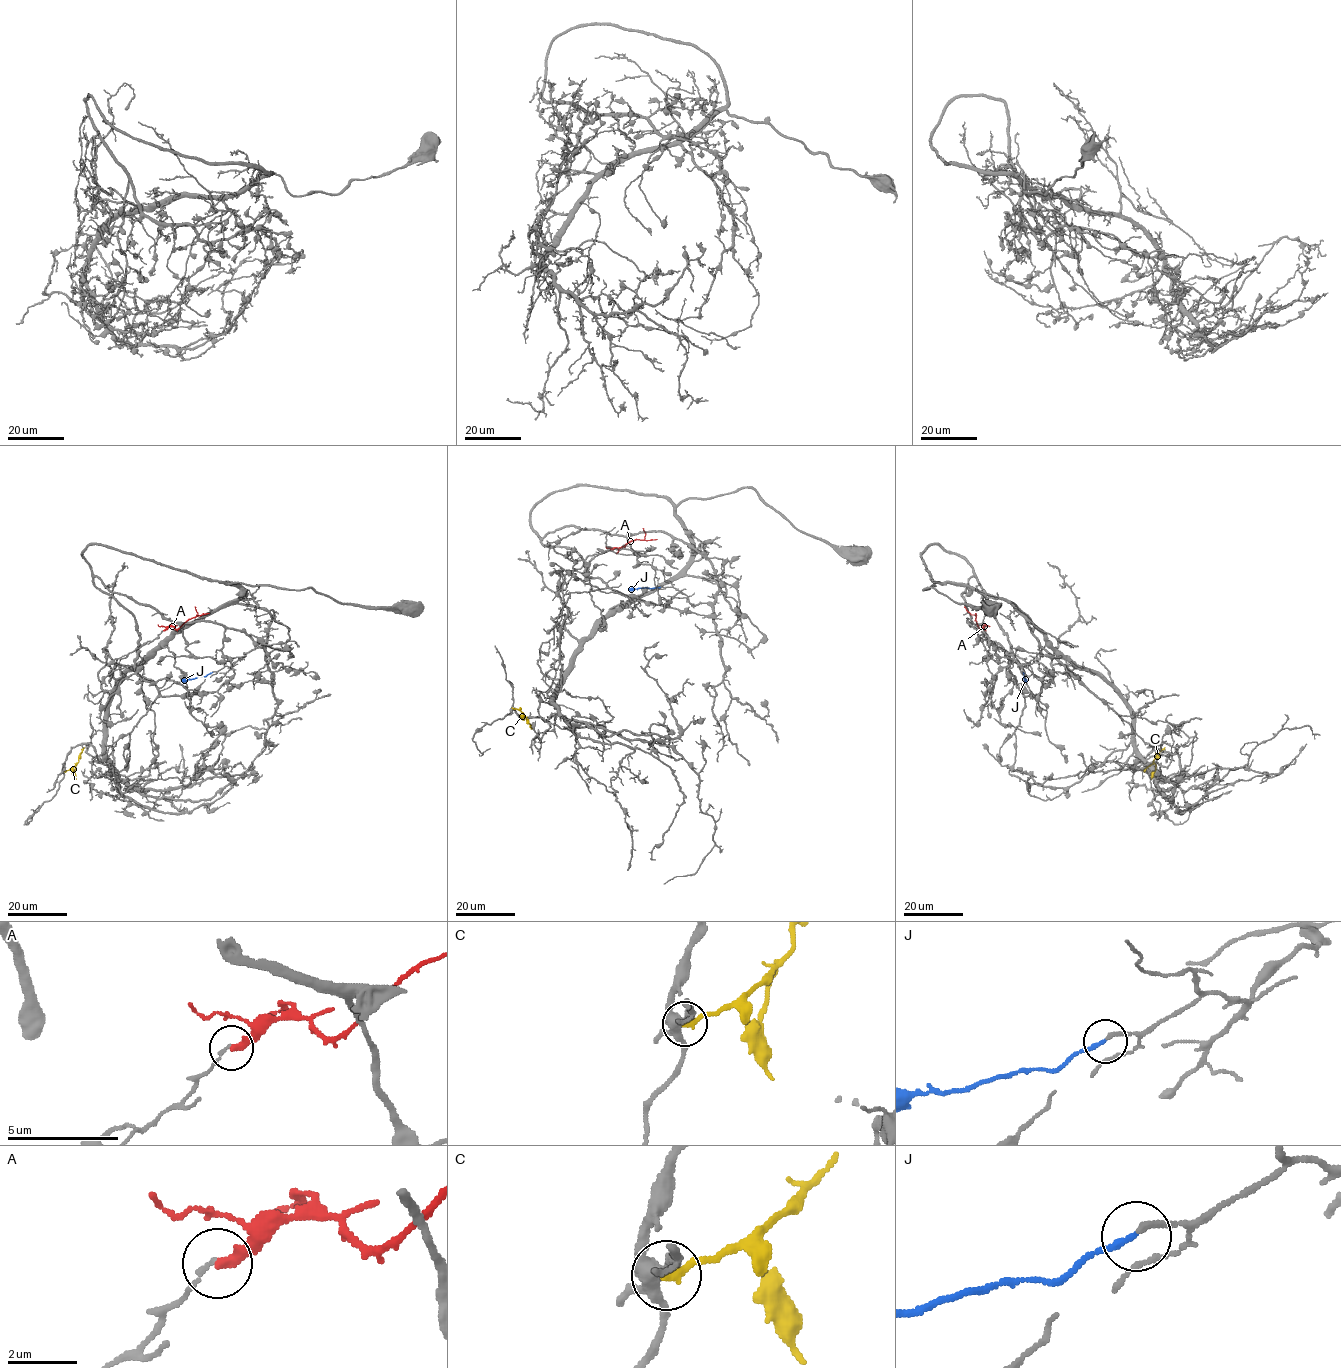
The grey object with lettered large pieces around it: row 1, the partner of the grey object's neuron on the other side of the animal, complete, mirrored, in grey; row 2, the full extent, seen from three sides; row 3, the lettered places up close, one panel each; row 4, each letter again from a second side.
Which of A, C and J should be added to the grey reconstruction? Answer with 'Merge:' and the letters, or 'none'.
Merge: J

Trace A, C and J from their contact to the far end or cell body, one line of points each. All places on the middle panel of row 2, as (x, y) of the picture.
A: (611, 549), (644, 539), (642, 528)
C: (512, 707), (526, 717), (532, 728)
J: (660, 587), (629, 588)

